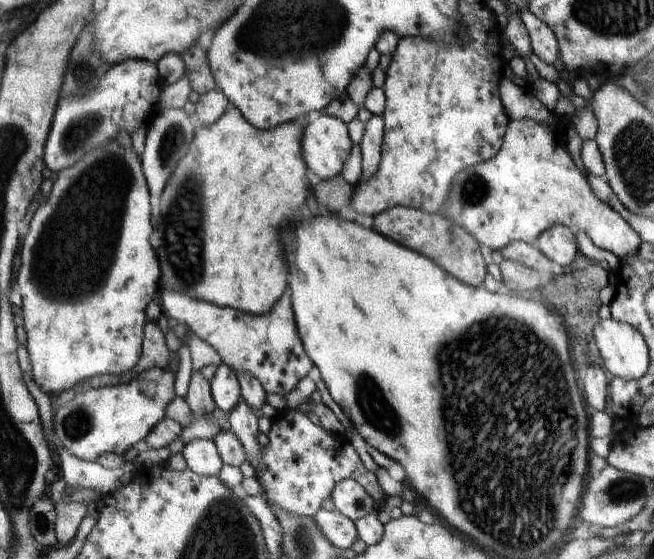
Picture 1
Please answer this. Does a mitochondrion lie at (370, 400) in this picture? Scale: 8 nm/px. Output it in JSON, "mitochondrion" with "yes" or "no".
{"mitochondrion":"yes"}

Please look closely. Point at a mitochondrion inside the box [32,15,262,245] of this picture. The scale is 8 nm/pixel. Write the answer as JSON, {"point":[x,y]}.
{"point":[78,134]}

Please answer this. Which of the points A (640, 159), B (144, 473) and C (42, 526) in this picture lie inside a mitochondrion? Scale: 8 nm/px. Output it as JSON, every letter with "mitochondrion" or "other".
{"A":"mitochondrion","B":"other","C":"mitochondrion"}

